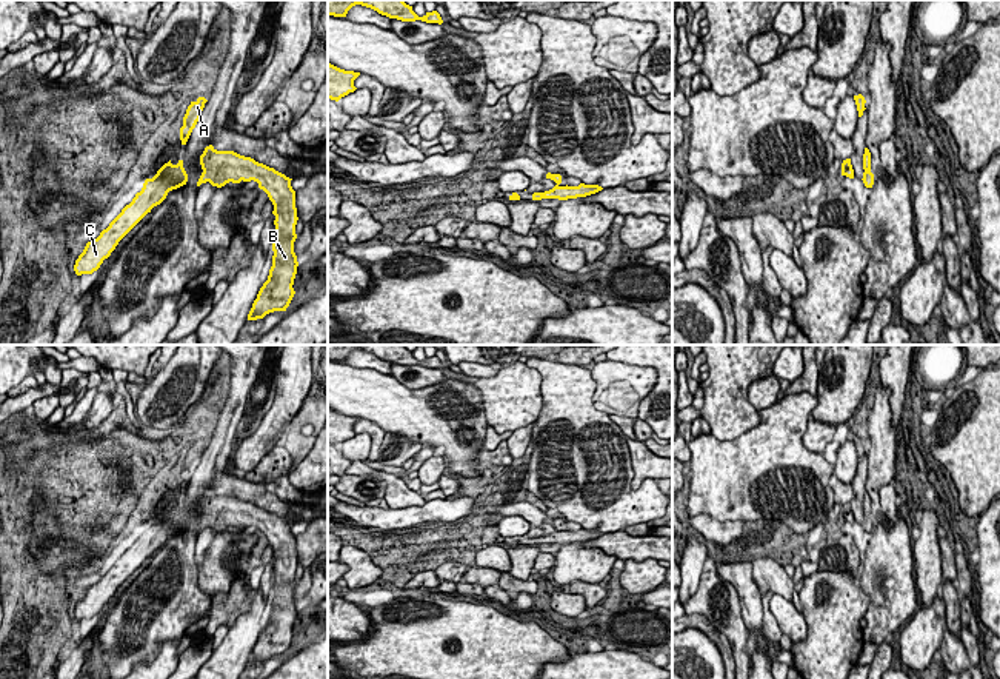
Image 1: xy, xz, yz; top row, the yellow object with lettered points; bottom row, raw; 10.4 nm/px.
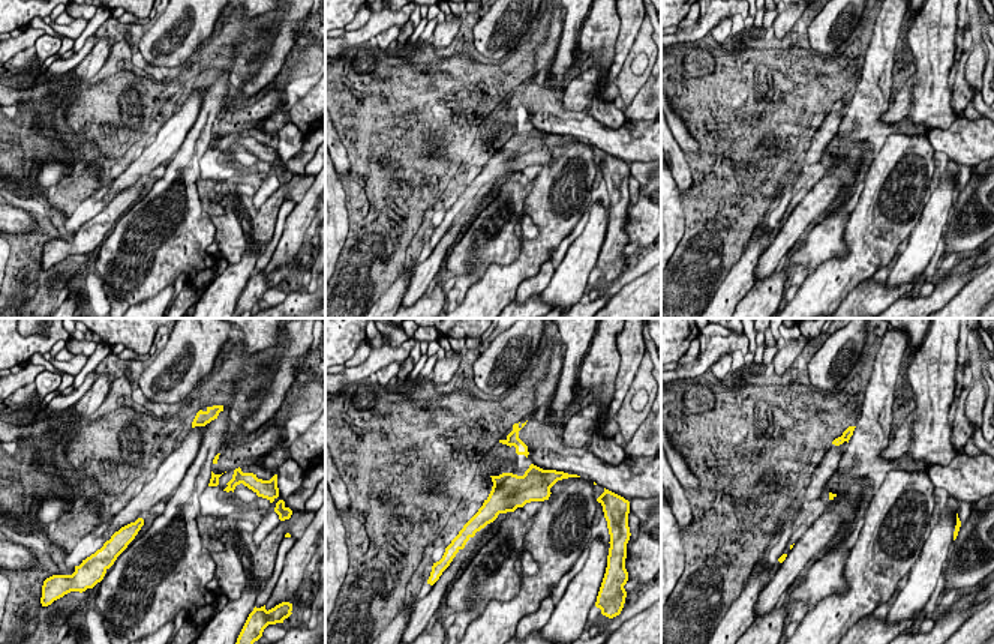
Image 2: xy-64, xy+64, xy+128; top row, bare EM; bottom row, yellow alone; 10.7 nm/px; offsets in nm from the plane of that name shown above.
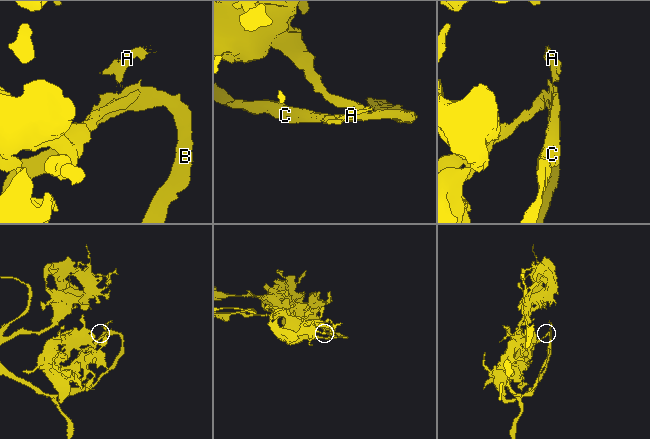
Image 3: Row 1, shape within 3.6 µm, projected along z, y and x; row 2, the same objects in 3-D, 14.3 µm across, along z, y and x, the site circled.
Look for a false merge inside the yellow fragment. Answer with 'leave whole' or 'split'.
leave whole

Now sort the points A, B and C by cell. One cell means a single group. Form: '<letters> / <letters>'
A B C

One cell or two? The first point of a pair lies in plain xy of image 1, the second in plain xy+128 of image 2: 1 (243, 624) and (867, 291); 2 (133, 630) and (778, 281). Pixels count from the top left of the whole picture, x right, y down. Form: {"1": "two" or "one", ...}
{"1": "two", "2": "two"}

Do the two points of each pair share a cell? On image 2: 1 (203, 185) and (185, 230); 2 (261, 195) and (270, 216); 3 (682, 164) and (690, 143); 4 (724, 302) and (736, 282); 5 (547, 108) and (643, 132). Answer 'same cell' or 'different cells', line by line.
1: different cells
2: different cells
3: different cells
4: same cell
5: same cell

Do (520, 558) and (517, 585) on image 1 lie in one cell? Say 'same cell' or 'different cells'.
different cells

